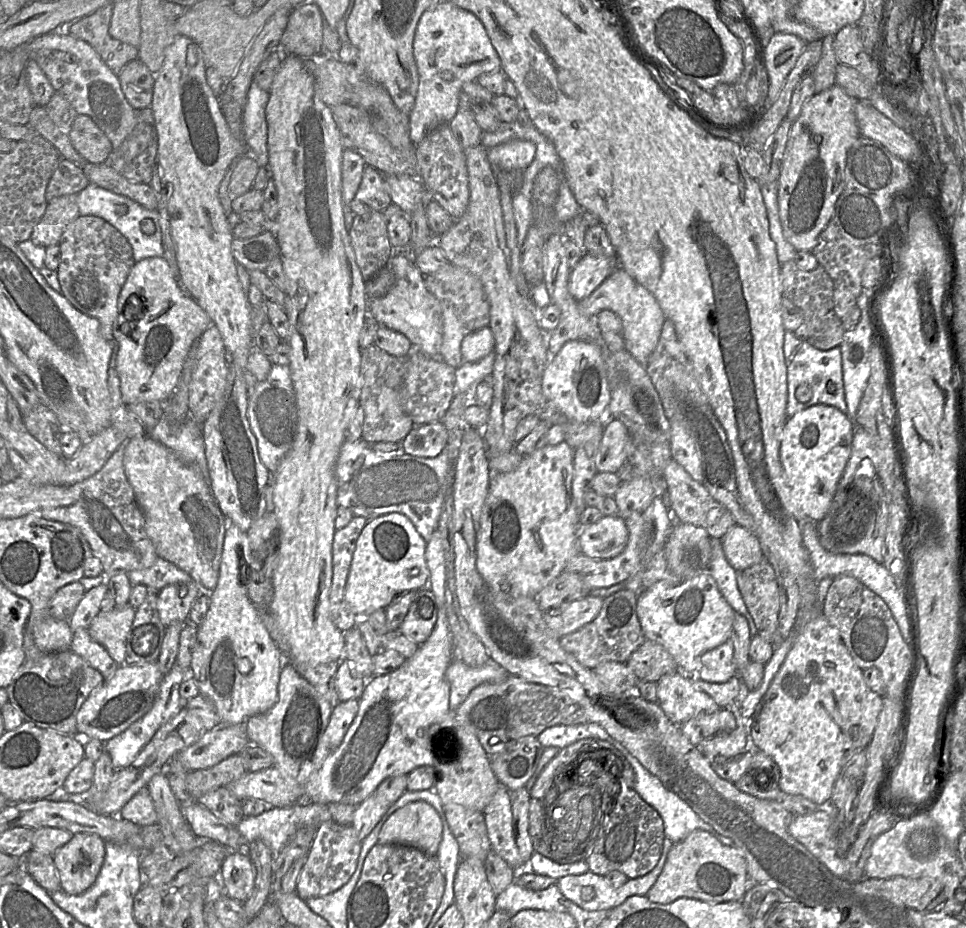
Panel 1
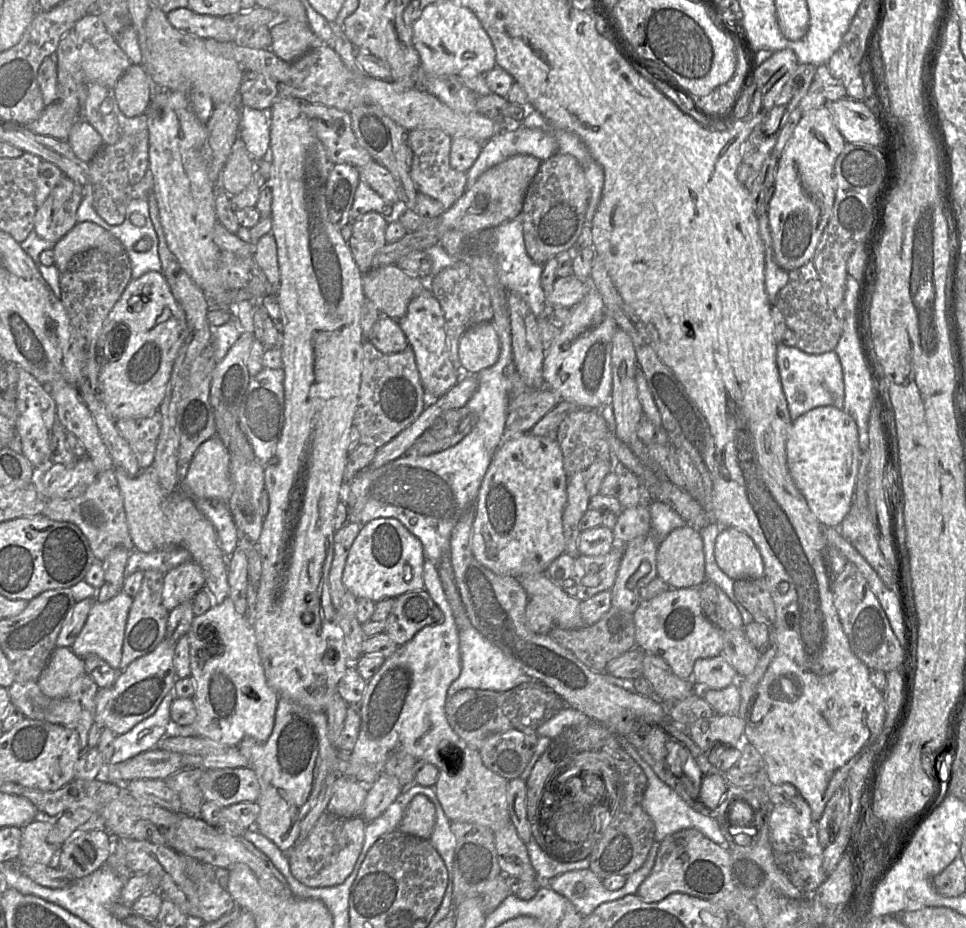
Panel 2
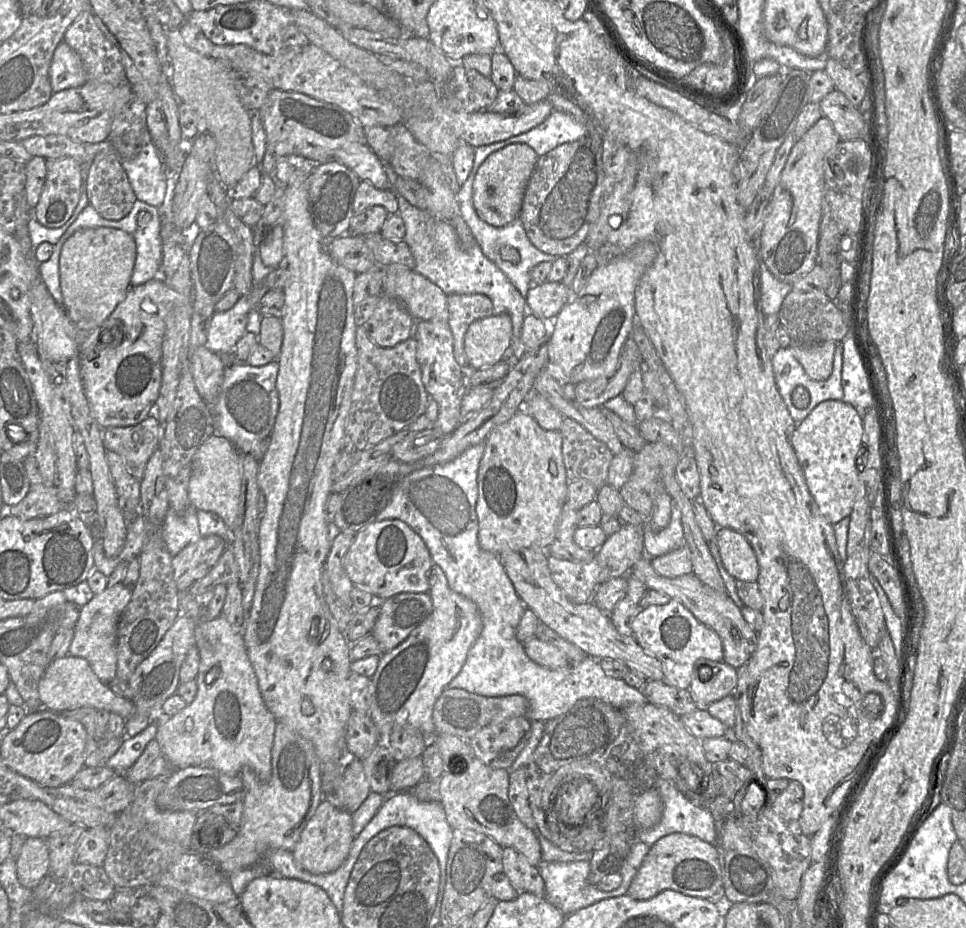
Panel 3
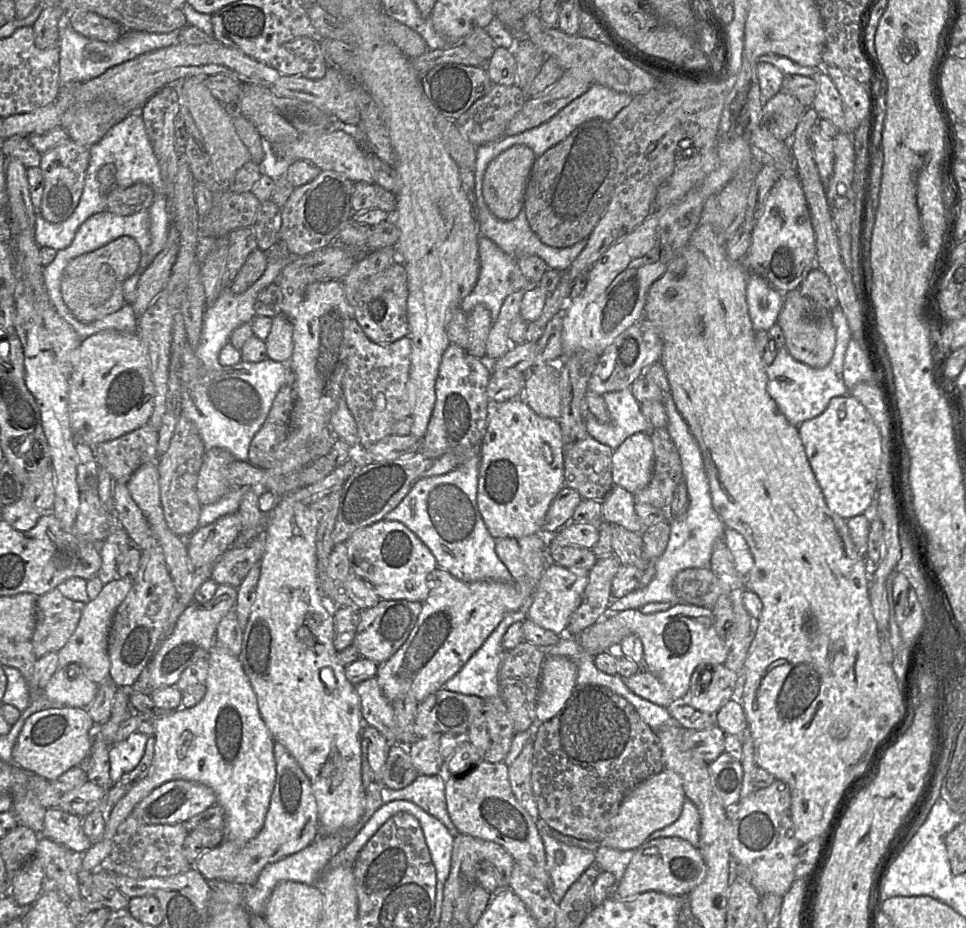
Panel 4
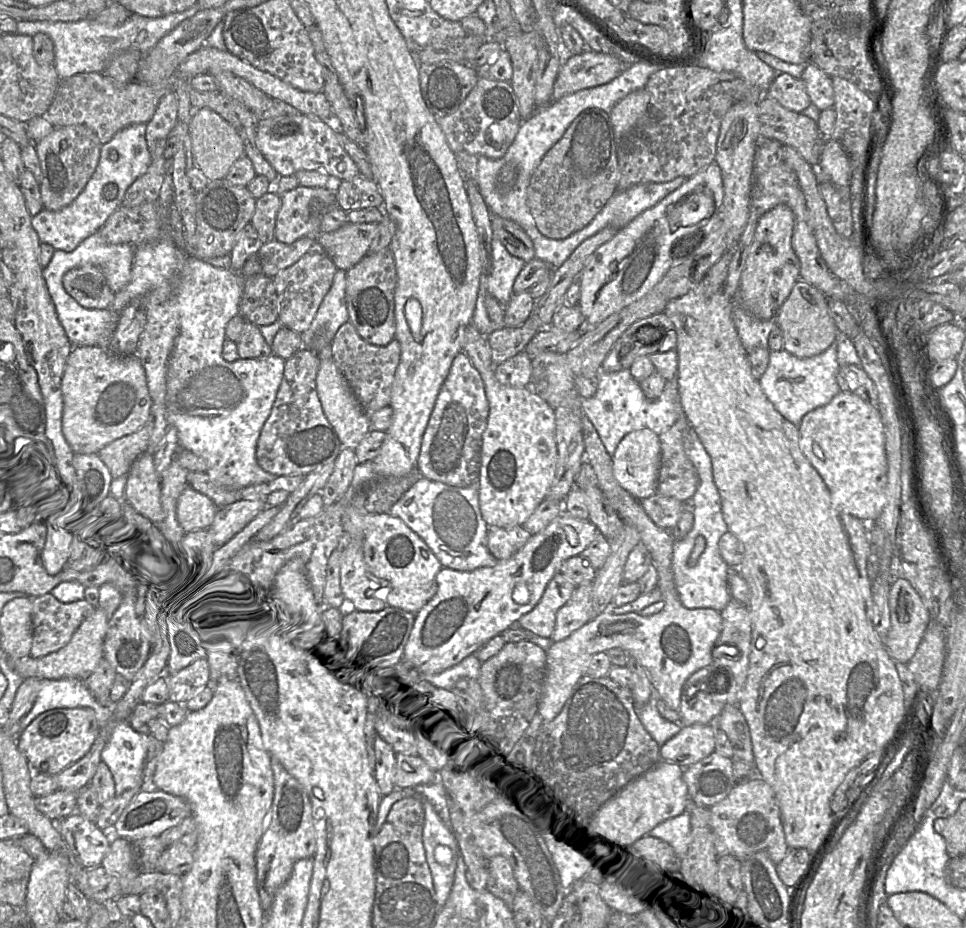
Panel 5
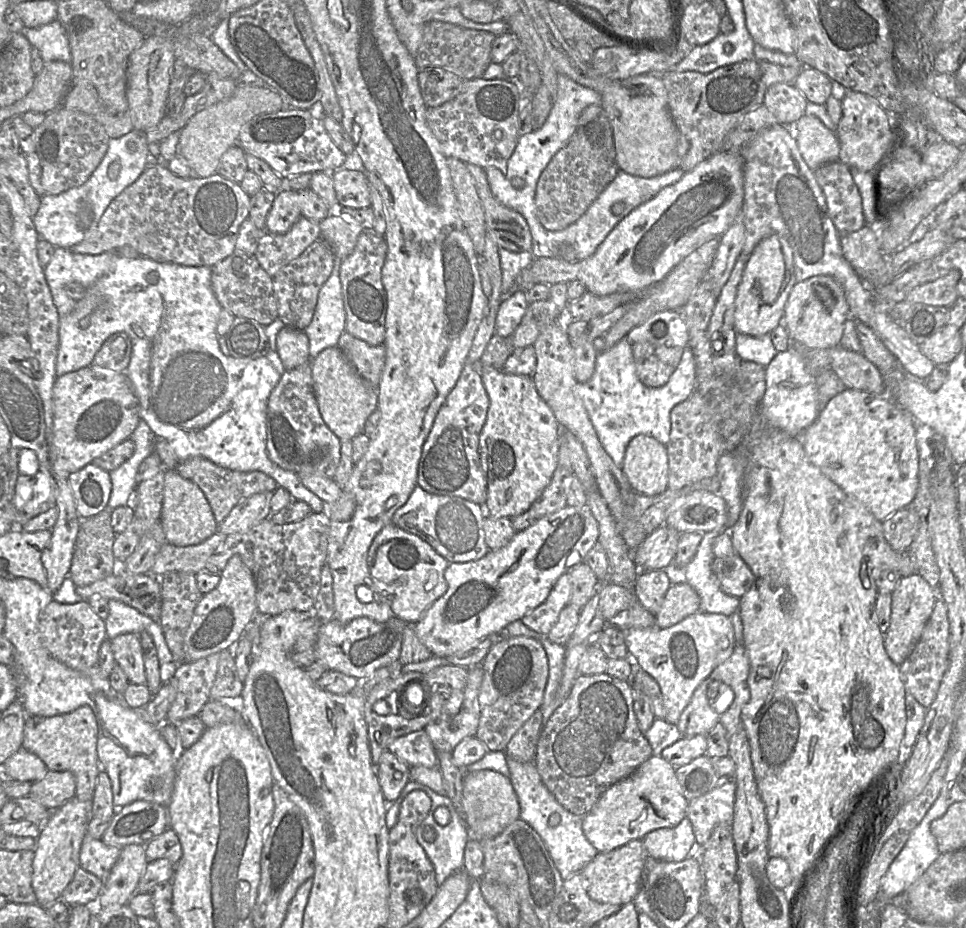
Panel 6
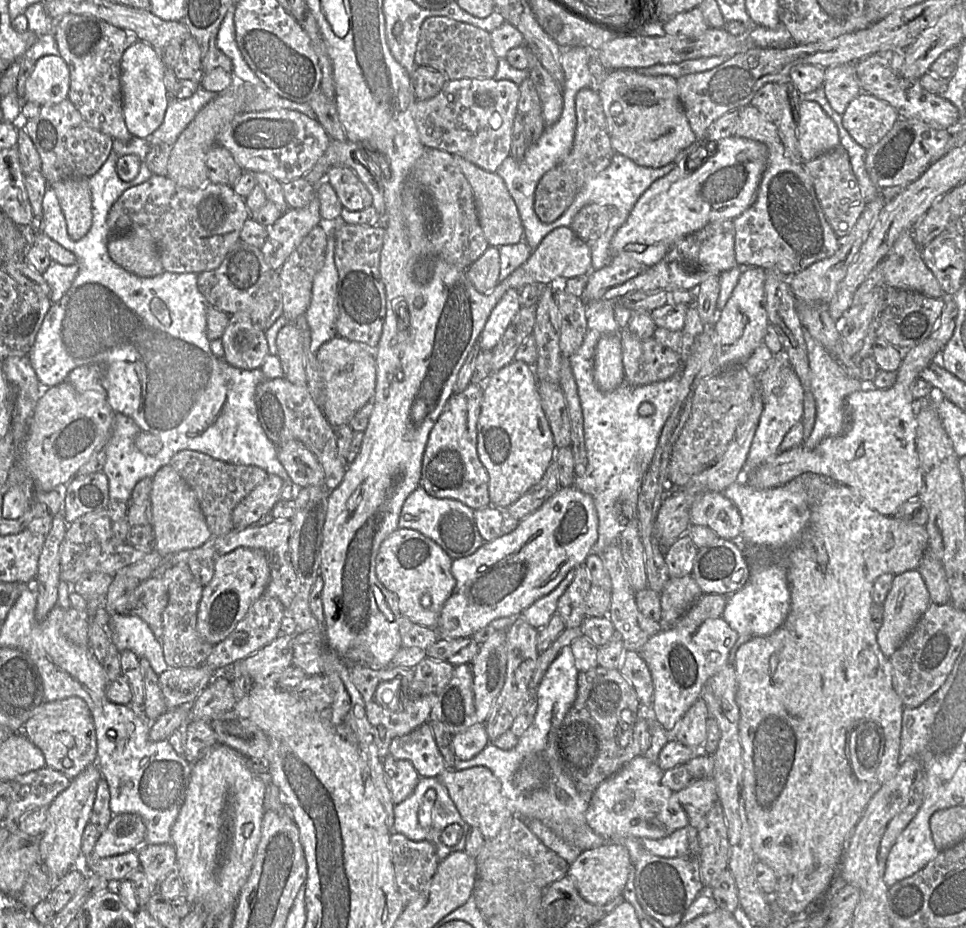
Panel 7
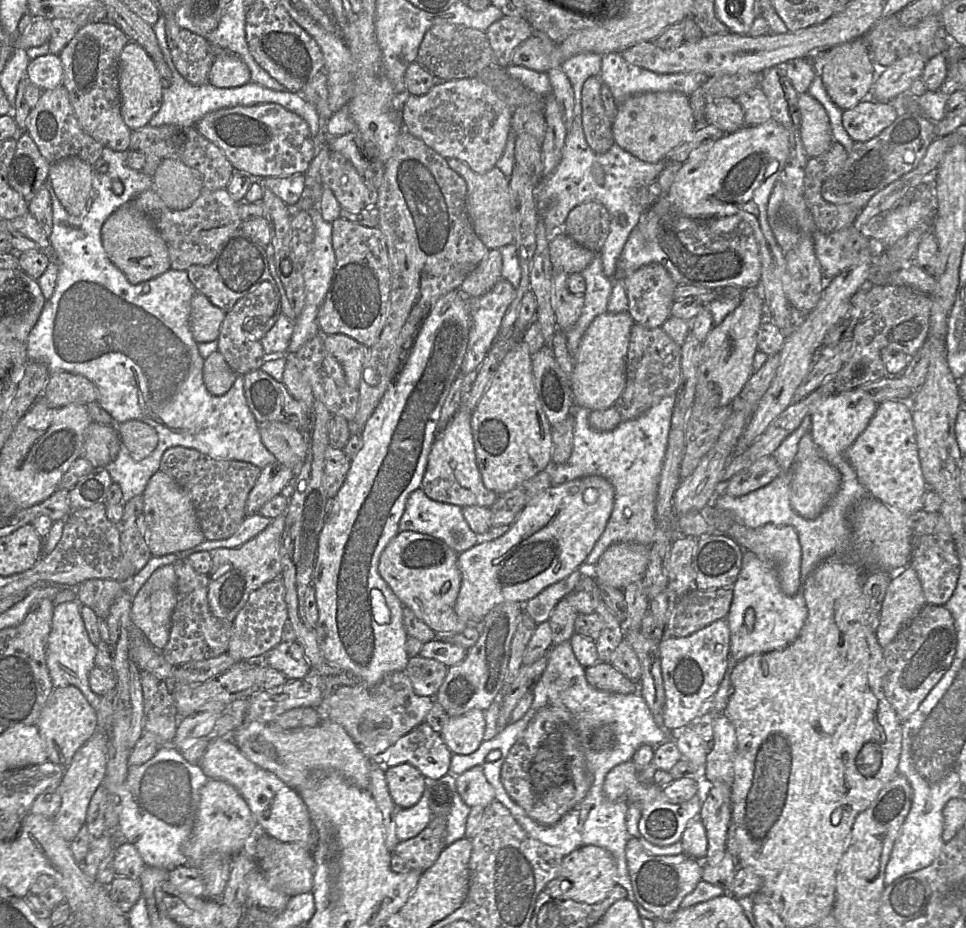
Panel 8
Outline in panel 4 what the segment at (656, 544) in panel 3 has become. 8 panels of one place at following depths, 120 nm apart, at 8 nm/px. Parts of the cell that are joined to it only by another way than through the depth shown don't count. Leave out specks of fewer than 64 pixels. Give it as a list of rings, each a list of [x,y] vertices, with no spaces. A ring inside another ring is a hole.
[[[666,394],[663,403],[668,416],[667,430],[678,449],[681,459],[683,477],[689,495],[688,509],[682,516],[669,519],[669,540],[665,551],[656,559],[654,578],[647,586],[637,588],[622,598],[613,599],[608,608],[610,614],[620,613],[628,609],[640,609],[651,602],[669,602],[672,605],[682,603],[683,601],[673,590],[674,577],[680,571],[688,568],[711,568],[714,544],[724,536],[726,526],[713,508],[709,481],[700,447],[684,417],[677,409],[672,395]]]

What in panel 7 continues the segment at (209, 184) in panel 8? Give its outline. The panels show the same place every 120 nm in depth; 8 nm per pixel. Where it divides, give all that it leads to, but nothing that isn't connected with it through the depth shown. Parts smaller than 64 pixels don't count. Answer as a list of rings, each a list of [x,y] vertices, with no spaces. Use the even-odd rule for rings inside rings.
[[[220,144],[212,146],[206,154],[209,182],[233,186],[244,169],[236,162],[230,151]]]

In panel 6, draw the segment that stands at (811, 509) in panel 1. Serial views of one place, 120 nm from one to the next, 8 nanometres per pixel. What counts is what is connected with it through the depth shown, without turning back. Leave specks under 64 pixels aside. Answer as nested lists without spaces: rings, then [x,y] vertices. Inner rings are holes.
[[[846,388],[834,396],[819,412],[817,419],[804,430],[801,443],[806,456],[814,466],[818,467],[822,473],[837,484],[844,492],[860,501],[881,522],[897,510],[908,507],[916,496],[919,484],[918,423],[905,409],[895,402],[891,395],[876,395],[857,389]]]

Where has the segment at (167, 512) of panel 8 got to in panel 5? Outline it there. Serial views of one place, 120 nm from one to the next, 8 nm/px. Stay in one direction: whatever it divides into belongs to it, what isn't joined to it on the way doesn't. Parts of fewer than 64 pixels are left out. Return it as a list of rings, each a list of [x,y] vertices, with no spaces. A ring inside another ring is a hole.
[[[188,485],[177,502],[177,517],[183,533],[206,531],[212,524],[217,507],[206,495]]]

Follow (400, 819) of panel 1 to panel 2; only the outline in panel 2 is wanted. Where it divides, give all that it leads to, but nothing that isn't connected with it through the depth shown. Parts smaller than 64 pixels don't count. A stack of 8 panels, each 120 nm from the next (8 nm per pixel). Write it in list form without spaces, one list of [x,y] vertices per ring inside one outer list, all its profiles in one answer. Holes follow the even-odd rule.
[[[417,795],[409,803],[398,831],[425,840],[431,837],[436,823],[436,809],[425,795]]]

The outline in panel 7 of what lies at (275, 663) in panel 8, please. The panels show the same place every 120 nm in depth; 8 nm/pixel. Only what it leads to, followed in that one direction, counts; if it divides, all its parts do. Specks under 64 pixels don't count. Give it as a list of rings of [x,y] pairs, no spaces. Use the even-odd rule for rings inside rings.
[[[324,630],[321,632],[307,631],[296,632],[293,637],[293,657],[292,666],[302,669],[307,677],[322,674],[322,659],[321,653],[323,647],[326,645]]]

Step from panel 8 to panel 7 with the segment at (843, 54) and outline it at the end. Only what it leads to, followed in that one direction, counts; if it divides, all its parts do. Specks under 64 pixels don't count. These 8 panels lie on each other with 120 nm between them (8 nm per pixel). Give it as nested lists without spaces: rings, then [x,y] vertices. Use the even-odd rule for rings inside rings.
[[[842,64],[825,69],[823,89],[832,109],[841,116],[848,104],[862,93],[853,64]]]

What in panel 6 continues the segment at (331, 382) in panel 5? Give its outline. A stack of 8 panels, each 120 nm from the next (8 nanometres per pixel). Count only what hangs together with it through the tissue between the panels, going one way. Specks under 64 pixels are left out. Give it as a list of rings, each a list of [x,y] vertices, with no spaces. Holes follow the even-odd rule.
[[[337,346],[324,349],[310,363],[313,391],[325,424],[340,440],[363,433],[366,420],[377,408],[377,389],[355,371]]]

